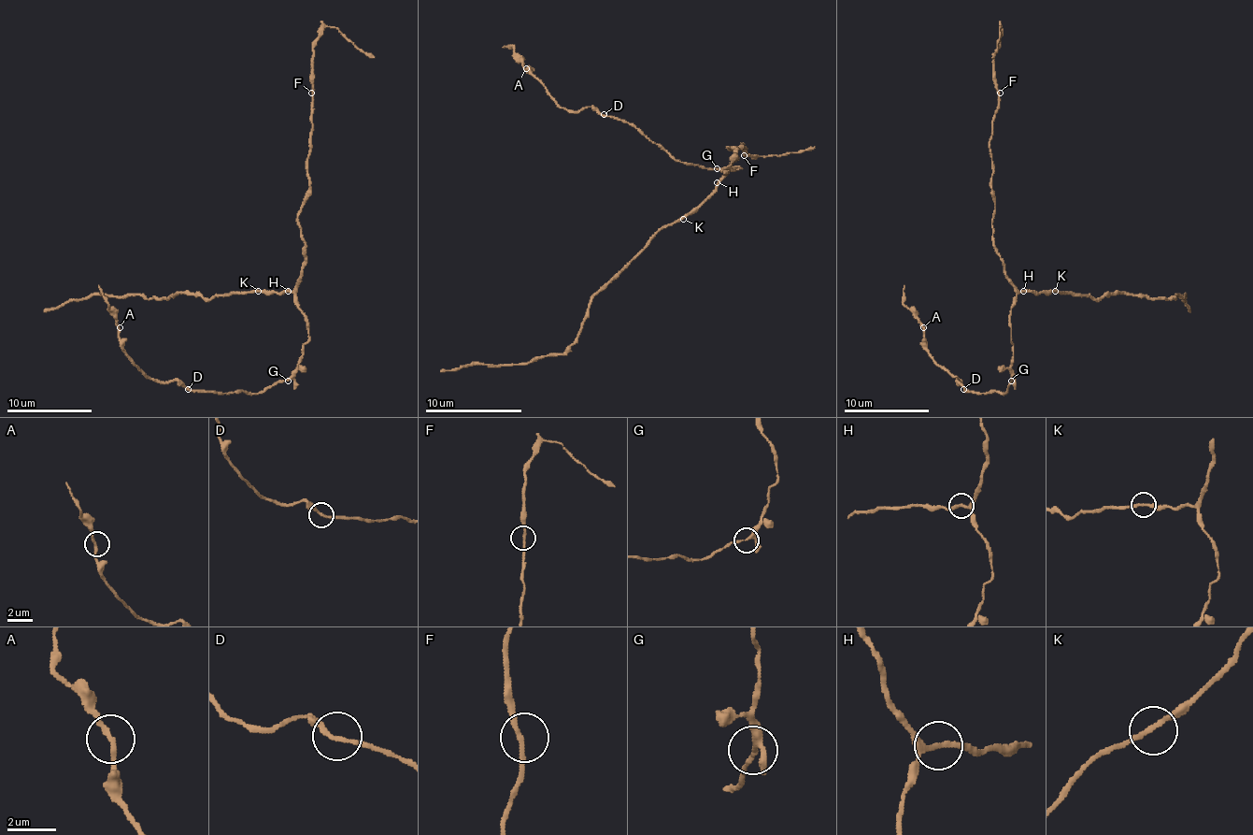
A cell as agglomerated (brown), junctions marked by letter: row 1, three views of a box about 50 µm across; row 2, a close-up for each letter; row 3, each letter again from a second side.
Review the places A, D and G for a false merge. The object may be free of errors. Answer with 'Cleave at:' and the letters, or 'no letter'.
Cleave at: no letter

